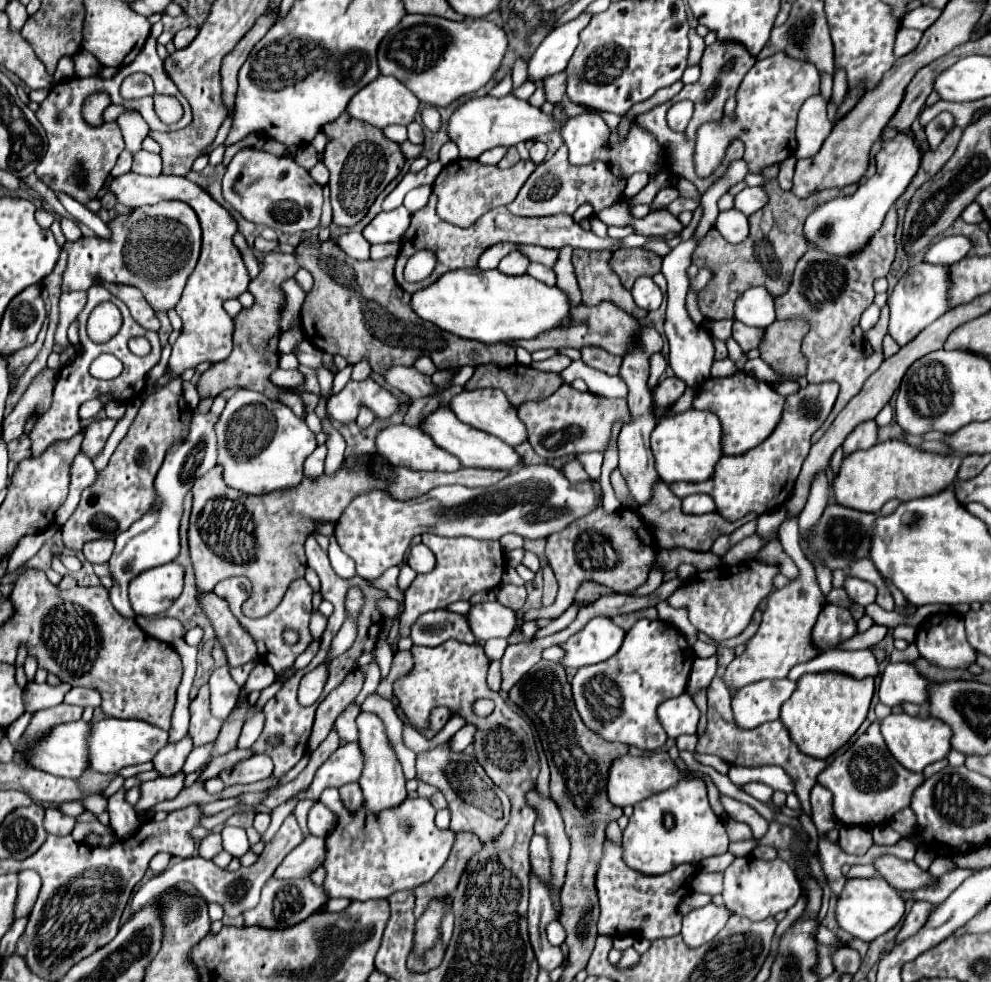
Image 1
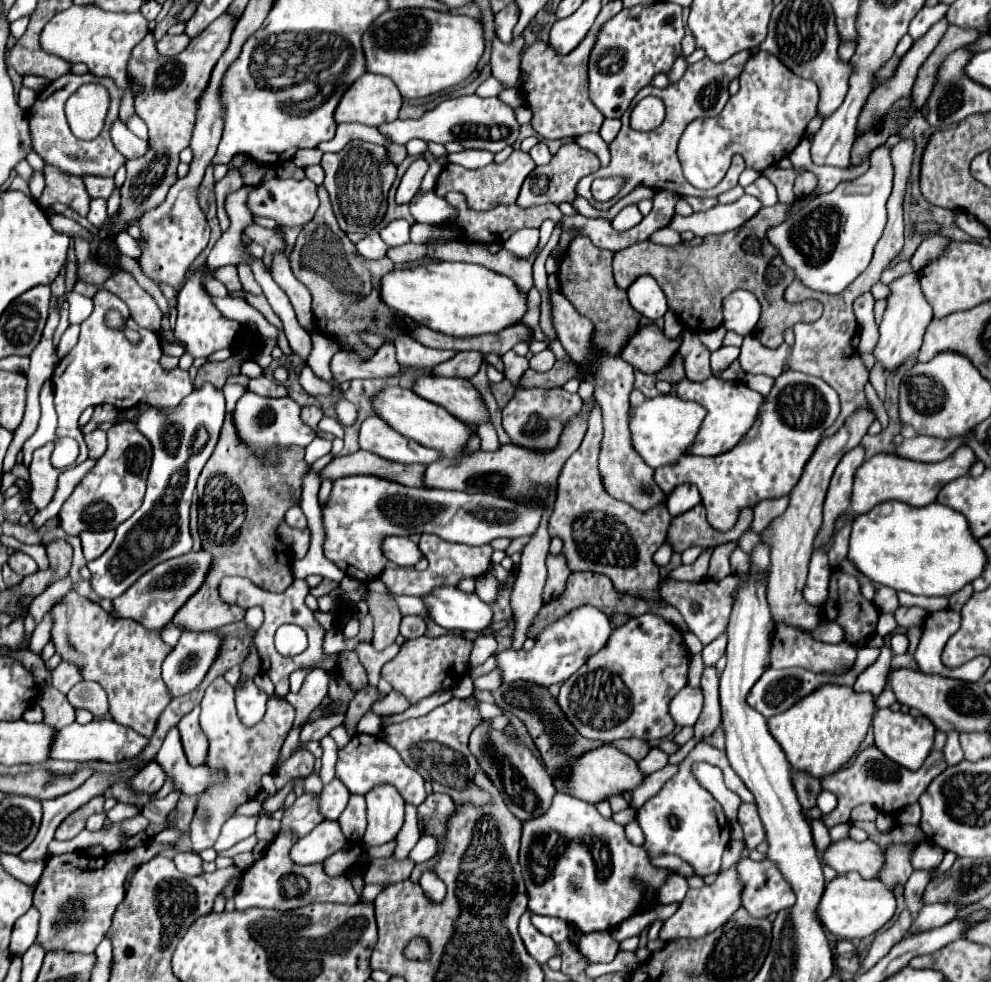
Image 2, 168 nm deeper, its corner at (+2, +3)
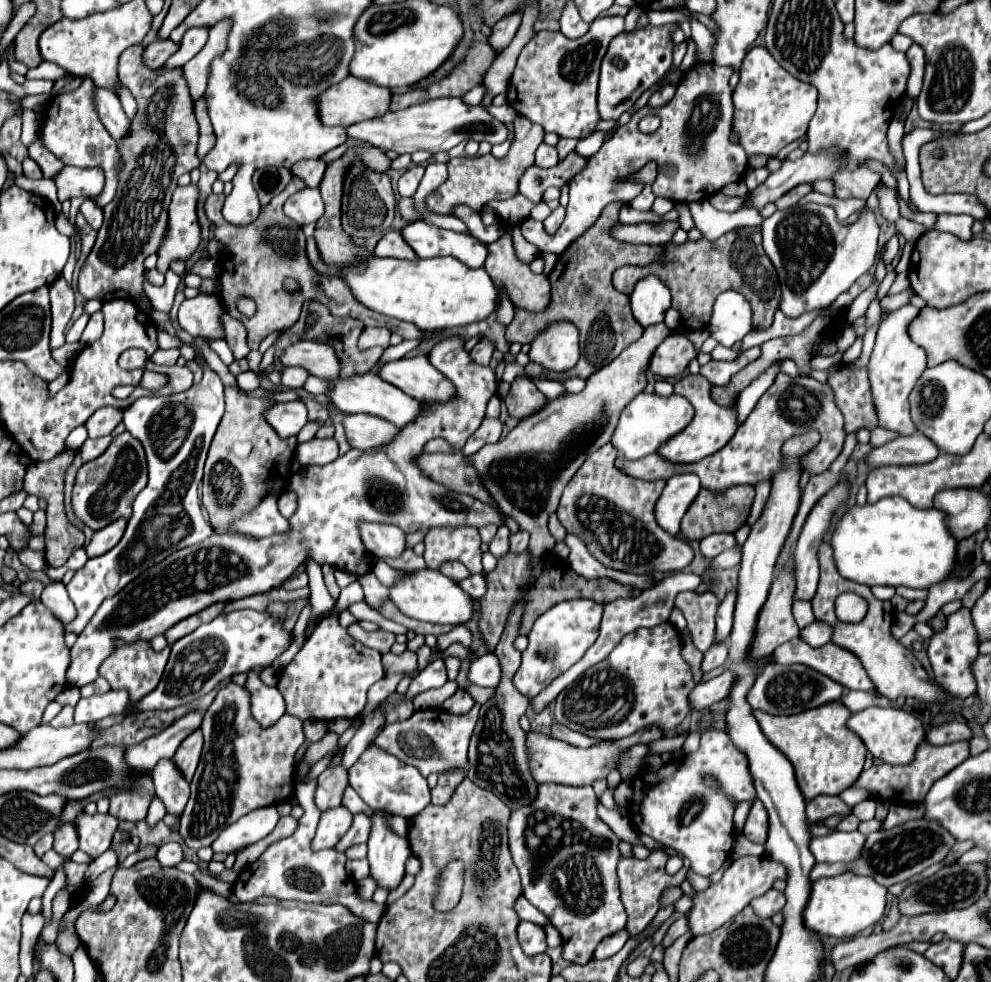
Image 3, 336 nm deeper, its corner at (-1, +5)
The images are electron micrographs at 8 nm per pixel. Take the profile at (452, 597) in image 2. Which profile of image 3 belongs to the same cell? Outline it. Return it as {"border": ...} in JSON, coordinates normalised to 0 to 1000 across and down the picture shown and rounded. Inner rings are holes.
{"border":[[[426,578],[426,580],[410,580],[408,587],[404,587],[404,591],[400,591],[400,595],[394,597],[394,607],[392,607],[398,617],[420,631],[428,631],[434,635],[454,635],[454,637],[462,637],[468,635],[476,629],[478,623],[478,613],[476,609],[462,599],[462,595],[458,595],[454,589],[450,589],[448,585],[444,585],[442,580],[434,580],[434,578]]]}

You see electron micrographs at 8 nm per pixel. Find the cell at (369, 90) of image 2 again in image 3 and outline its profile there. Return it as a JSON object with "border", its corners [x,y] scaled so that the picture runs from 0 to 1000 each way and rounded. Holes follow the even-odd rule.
{"border":[[[349,77],[347,84],[337,86],[331,92],[327,92],[319,100],[319,108],[321,108],[323,124],[327,128],[347,128],[347,130],[351,130],[353,126],[373,122],[373,120],[379,120],[379,118],[385,118],[387,114],[392,114],[394,100],[396,100],[396,94],[392,90],[367,84],[367,81],[357,79],[357,77]]]}

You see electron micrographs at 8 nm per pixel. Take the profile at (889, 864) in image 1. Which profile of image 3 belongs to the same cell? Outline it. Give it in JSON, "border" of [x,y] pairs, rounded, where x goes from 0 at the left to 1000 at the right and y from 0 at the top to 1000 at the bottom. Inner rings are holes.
{"border":[[[840,847],[817,855],[817,866],[823,878],[858,878],[872,862],[868,847]]]}

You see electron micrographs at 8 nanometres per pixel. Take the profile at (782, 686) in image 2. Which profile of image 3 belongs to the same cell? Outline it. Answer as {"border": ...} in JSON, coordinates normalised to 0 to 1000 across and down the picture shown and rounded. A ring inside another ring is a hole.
{"border":[[[779,674],[765,686],[753,713],[761,723],[769,723],[769,725],[783,727],[783,729],[797,729],[797,727],[807,727],[811,723],[825,721],[836,715],[844,715],[844,713],[848,713],[850,705],[852,705],[850,697],[838,692],[836,688],[831,688],[815,678],[809,678],[809,676],[789,678],[789,676]]]}

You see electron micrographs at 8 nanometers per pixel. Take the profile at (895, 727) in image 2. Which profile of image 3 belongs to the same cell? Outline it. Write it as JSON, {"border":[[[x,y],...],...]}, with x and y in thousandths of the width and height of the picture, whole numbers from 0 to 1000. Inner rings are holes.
{"border":[[[880,719],[874,723],[868,723],[864,727],[860,727],[854,735],[854,739],[868,749],[868,754],[872,756],[872,760],[876,762],[876,766],[882,772],[888,772],[890,776],[896,778],[918,778],[922,774],[922,766],[926,762],[926,758],[932,754],[932,739],[930,735],[908,723],[908,721],[888,721],[888,719]]]}

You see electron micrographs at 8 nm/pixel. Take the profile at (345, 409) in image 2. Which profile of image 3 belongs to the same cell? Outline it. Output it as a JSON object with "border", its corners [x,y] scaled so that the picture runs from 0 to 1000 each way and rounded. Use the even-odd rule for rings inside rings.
{"border":[[[311,430],[300,443],[301,452],[317,446],[323,435],[321,430]]]}

